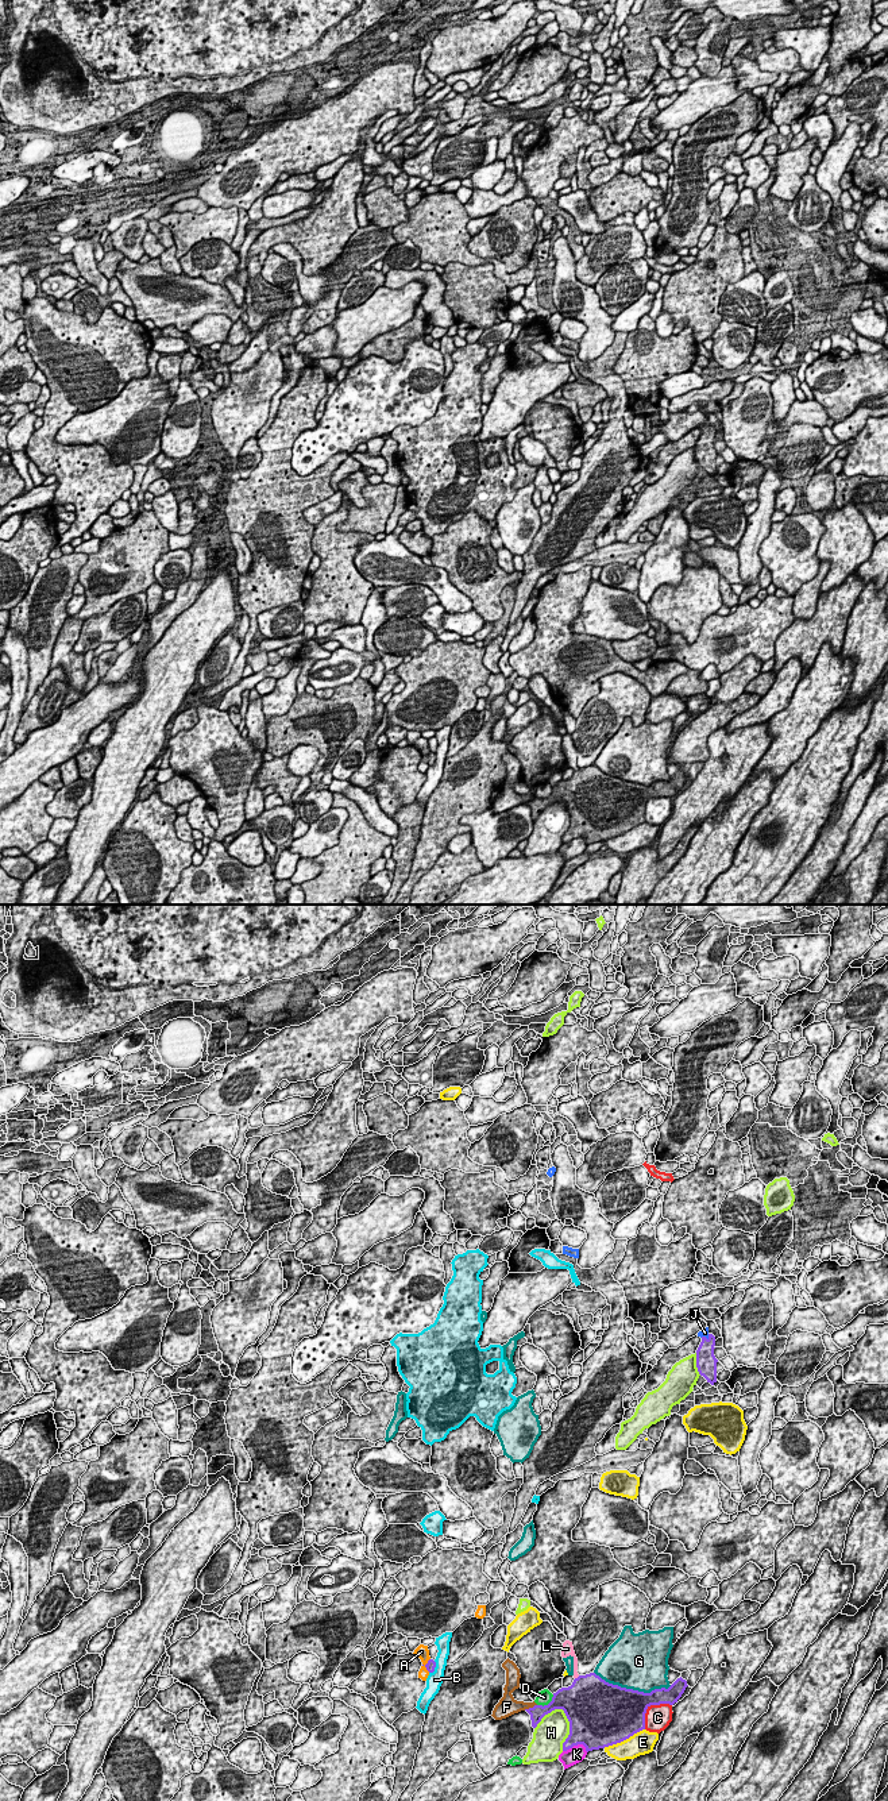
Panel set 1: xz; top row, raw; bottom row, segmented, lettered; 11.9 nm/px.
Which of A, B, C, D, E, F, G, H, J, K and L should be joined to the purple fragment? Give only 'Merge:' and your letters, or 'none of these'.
Merge: J

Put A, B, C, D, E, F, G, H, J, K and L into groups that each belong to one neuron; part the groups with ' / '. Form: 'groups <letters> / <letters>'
groups A E F K / B / C / D G L / H / J

